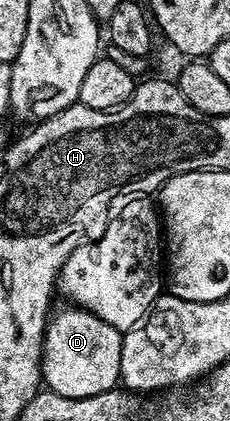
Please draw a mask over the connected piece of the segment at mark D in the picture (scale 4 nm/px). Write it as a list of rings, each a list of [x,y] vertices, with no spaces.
[[[80,307],[65,309],[45,327],[41,376],[50,390],[64,397],[90,397],[114,388],[121,376],[122,330]]]

